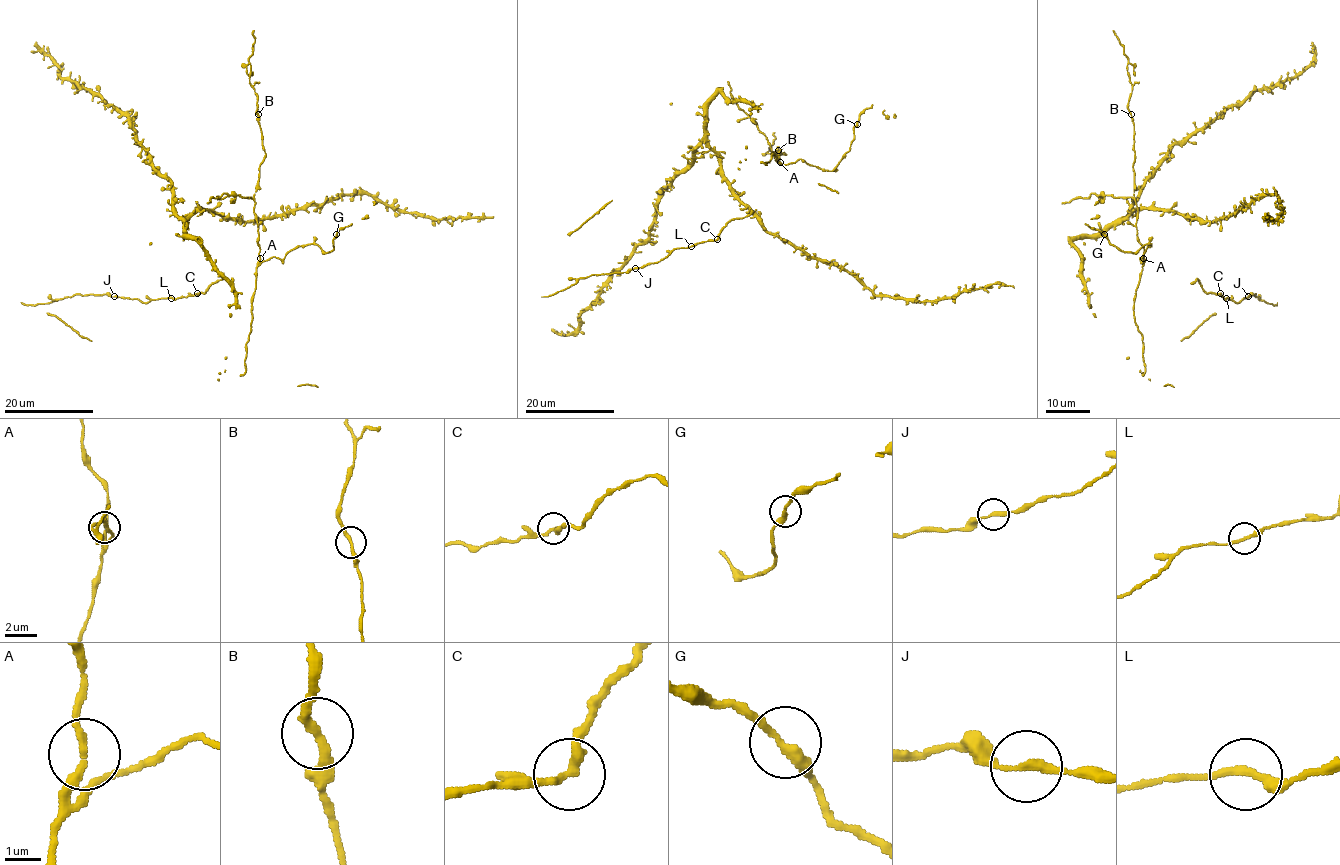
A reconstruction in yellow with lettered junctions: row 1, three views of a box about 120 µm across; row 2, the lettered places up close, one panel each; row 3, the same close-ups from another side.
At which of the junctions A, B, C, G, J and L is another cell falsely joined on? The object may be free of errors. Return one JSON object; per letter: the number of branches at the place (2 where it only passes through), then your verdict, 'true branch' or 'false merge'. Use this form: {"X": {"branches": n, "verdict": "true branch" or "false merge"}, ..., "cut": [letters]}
{"A": {"branches": 2, "verdict": "true branch"}, "B": {"branches": 2, "verdict": "true branch"}, "C": {"branches": 2, "verdict": "true branch"}, "G": {"branches": 2, "verdict": "true branch"}, "J": {"branches": 2, "verdict": "true branch"}, "L": {"branches": 2, "verdict": "true branch"}, "cut": []}

